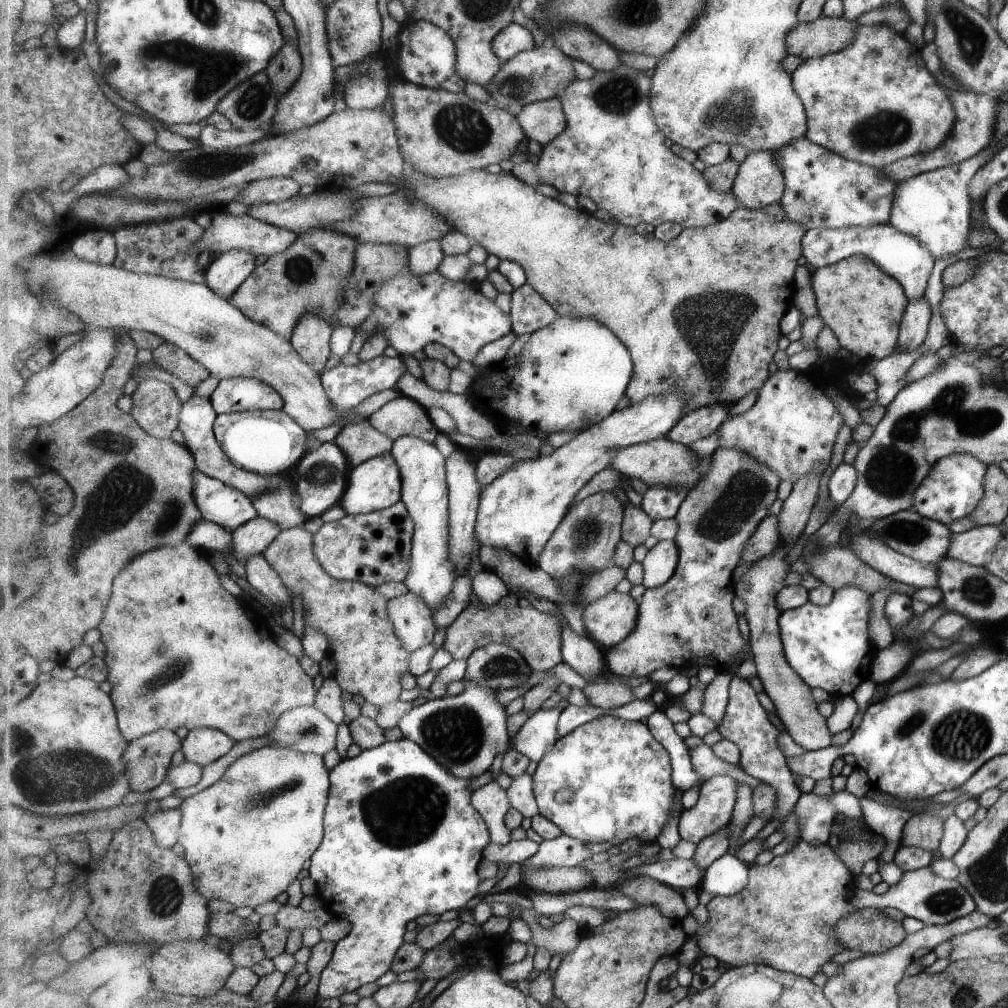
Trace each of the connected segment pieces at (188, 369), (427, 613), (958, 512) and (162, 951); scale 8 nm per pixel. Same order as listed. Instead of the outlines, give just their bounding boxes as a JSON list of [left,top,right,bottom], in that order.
[[153,341,213,390],[388,591,438,653],[907,455,987,524],[153,939,235,999]]

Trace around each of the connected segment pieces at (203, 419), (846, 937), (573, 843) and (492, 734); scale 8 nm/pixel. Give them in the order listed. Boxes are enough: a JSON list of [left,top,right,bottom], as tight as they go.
[[179,395,289,498],[836,908,906,953],[520,833,593,878],[399,678,510,780]]

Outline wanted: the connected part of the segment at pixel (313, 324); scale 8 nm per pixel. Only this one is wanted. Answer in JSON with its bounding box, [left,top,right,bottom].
[290,315,335,374]

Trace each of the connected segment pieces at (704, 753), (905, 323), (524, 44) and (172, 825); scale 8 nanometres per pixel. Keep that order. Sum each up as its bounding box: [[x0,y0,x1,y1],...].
[[691,745,763,790],[898,294,930,352],[492,23,535,62],[144,807,182,849]]

